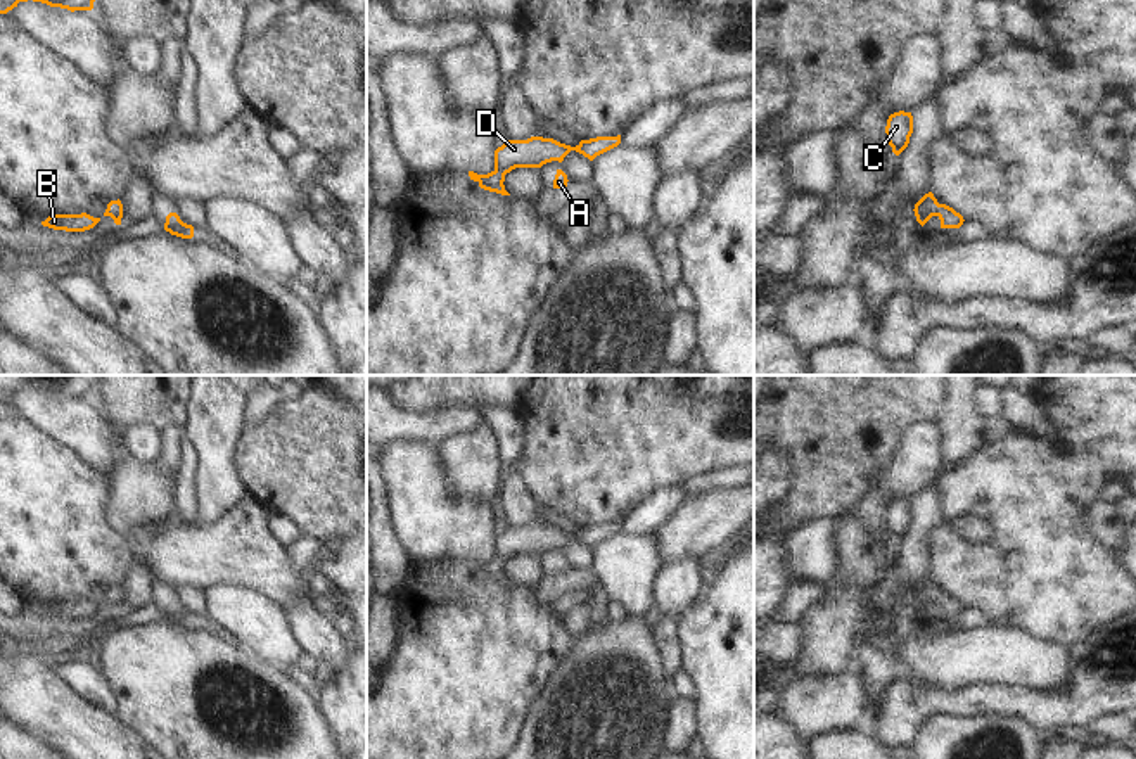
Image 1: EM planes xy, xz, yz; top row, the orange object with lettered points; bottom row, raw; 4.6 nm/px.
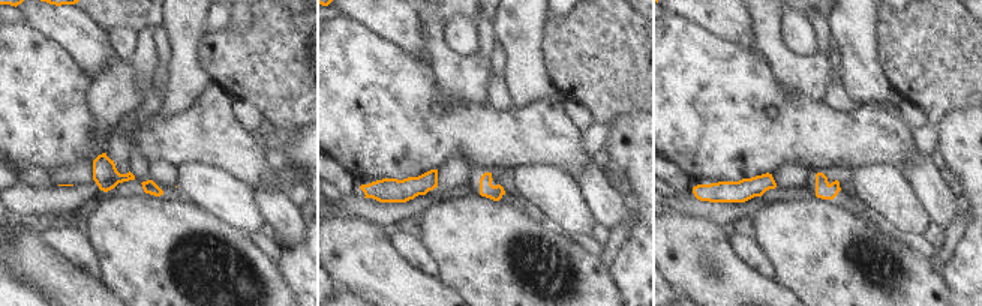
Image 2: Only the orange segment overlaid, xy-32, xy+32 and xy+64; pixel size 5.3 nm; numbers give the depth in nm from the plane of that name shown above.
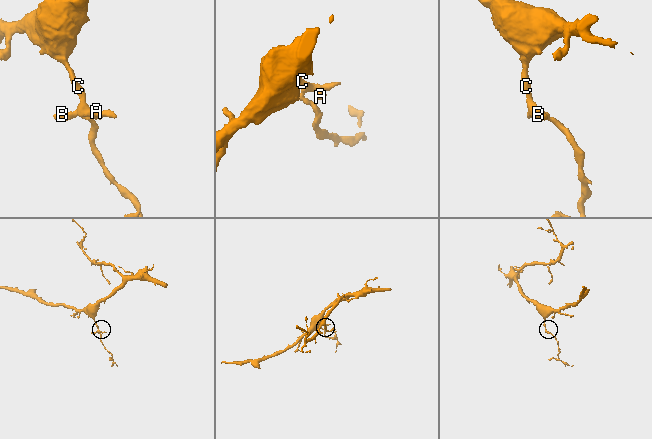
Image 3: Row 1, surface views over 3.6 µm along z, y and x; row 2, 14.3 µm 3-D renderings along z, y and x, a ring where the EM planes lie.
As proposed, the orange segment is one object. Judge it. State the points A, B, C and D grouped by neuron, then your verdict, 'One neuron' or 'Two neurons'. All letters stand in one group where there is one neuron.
Groups: A B C D. One neuron

